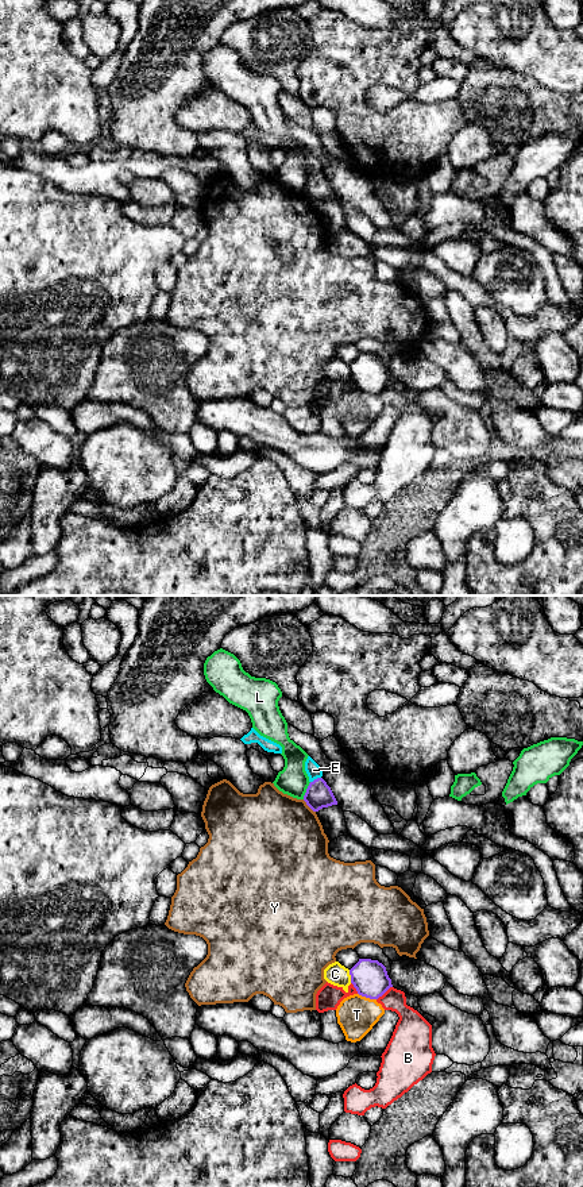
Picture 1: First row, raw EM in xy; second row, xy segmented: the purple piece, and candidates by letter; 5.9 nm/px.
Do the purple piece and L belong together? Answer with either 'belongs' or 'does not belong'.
does not belong

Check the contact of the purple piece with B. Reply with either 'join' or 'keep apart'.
keep apart

